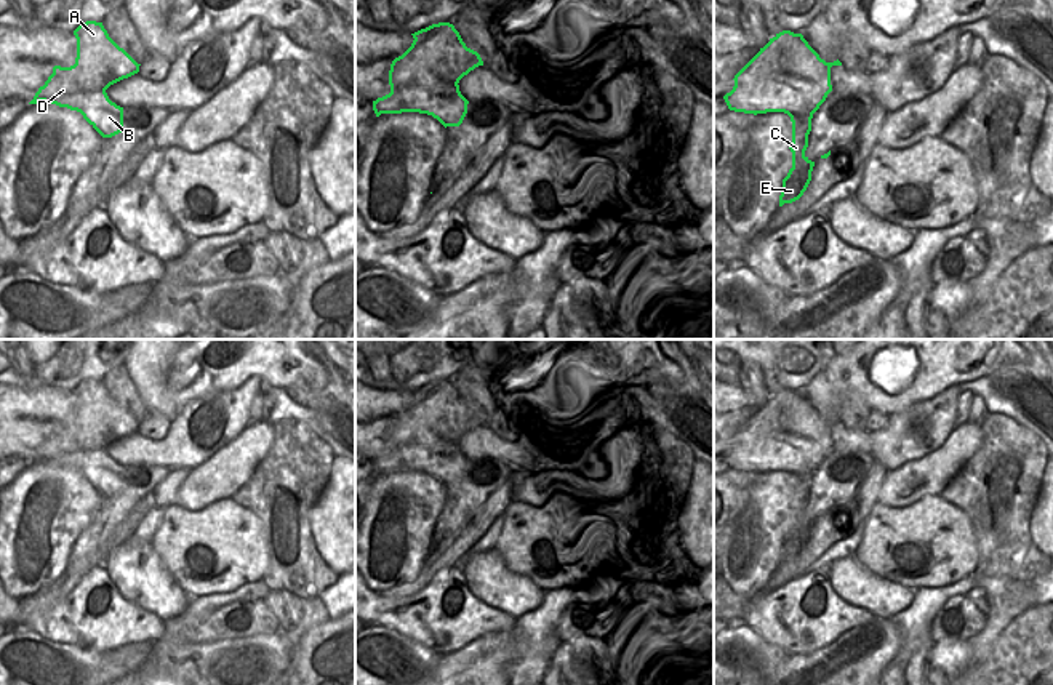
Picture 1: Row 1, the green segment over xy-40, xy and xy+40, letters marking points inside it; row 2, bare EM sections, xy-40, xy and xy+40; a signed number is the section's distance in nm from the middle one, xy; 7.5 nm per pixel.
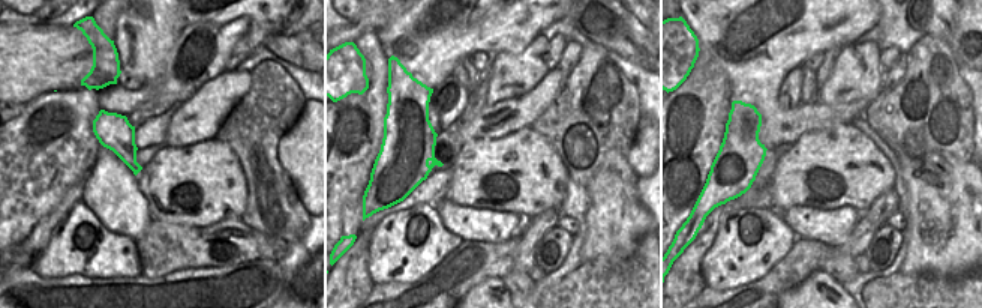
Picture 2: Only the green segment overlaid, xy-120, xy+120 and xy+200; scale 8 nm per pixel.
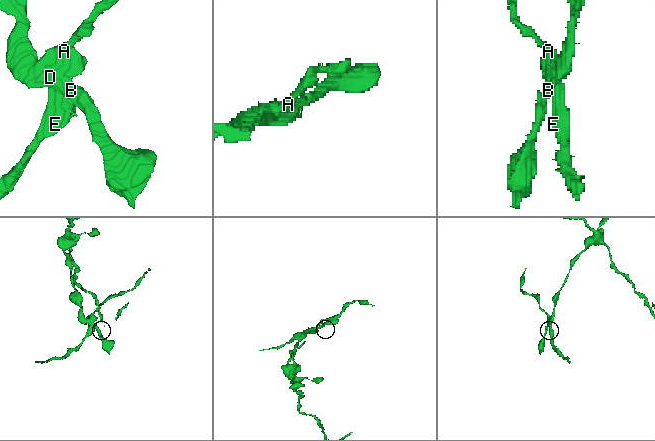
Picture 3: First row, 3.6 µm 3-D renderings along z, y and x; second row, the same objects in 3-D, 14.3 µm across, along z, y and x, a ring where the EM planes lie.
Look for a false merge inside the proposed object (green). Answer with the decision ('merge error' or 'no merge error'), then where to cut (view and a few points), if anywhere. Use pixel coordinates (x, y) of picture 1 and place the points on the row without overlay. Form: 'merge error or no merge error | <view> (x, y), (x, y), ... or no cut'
merge error | xy+40 (776, 394), (775, 415), (781, 424), (828, 452)

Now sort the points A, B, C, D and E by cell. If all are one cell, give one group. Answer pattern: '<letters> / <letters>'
A C E / B D

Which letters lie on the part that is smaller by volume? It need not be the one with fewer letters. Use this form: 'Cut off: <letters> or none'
Cut off: A, C, E.

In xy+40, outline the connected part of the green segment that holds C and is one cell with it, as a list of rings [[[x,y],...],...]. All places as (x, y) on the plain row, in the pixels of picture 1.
[[[803,464],[797,471],[787,474],[792,480],[792,501],[789,504],[792,511],[792,527],[783,538],[779,565],[792,562],[803,554],[811,539],[811,530],[815,525],[815,520],[805,514],[813,474],[810,474]]]

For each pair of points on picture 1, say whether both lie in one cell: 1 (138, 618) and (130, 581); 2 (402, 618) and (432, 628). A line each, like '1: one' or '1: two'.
1: two
2: one

